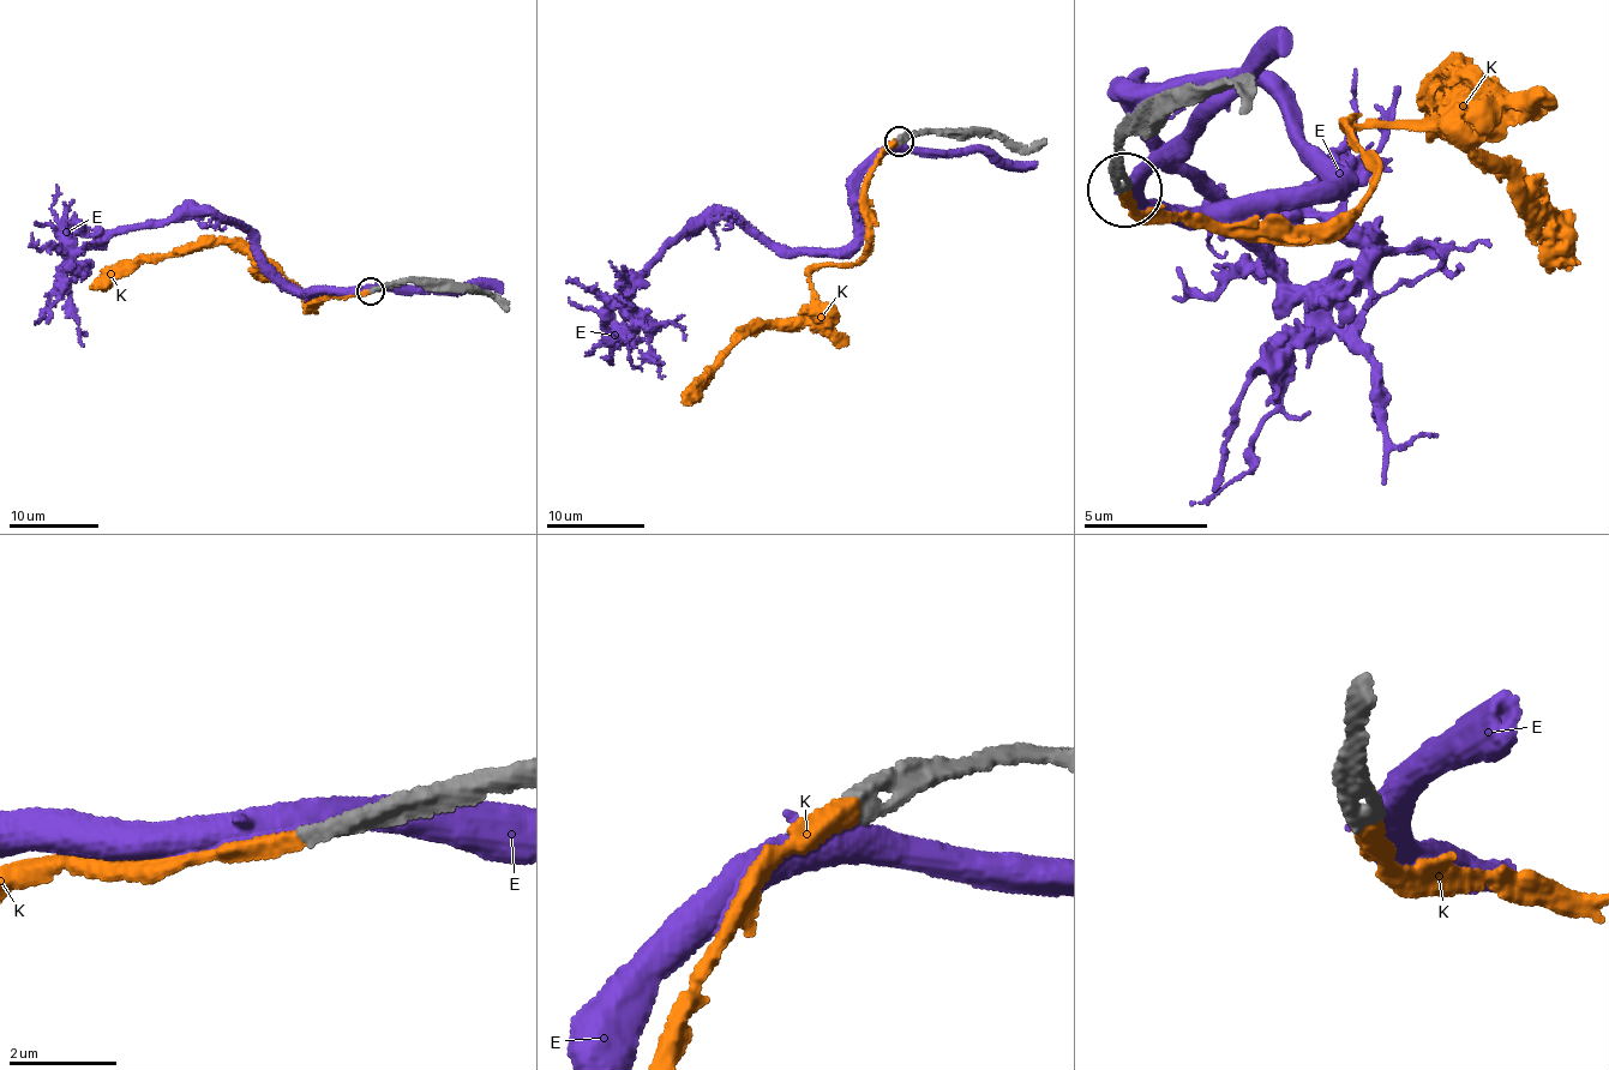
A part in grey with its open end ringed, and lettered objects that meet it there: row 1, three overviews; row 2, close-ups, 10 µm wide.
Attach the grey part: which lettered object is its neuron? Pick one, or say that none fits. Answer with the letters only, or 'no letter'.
K

